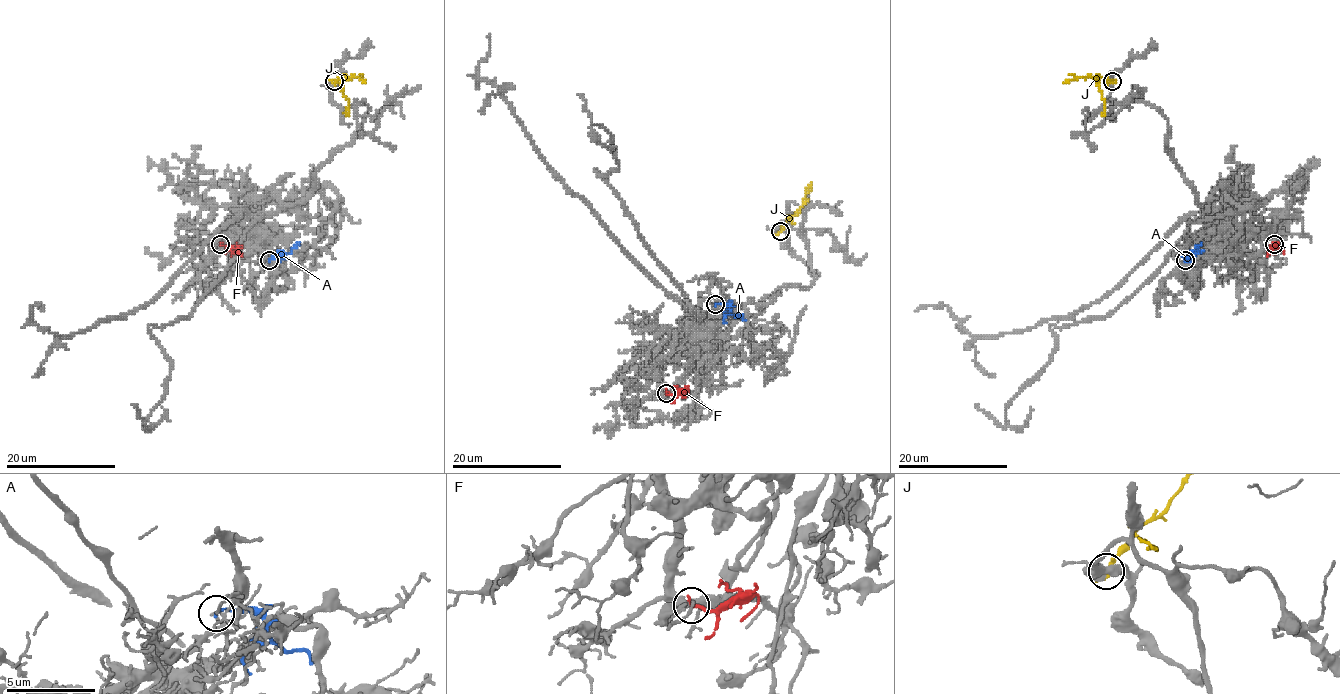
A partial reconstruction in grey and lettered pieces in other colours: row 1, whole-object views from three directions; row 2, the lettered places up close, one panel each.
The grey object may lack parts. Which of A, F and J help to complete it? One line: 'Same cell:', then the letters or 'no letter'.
Same cell: F

